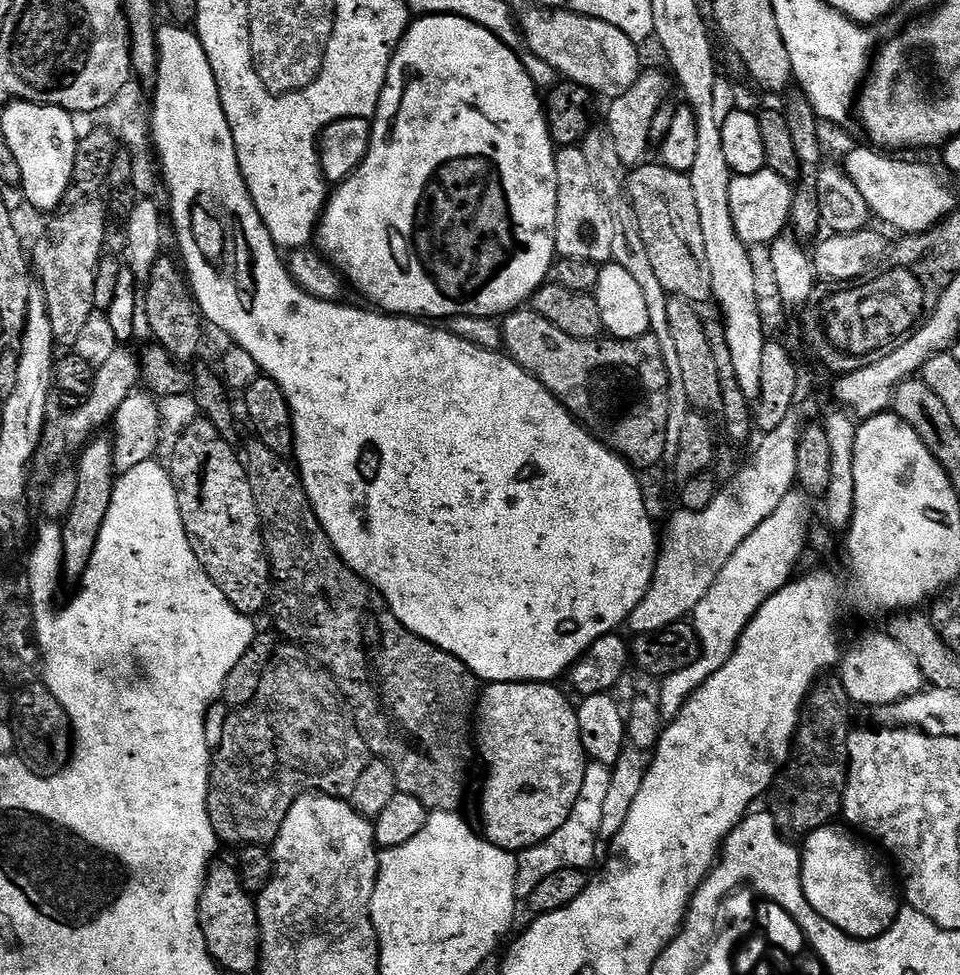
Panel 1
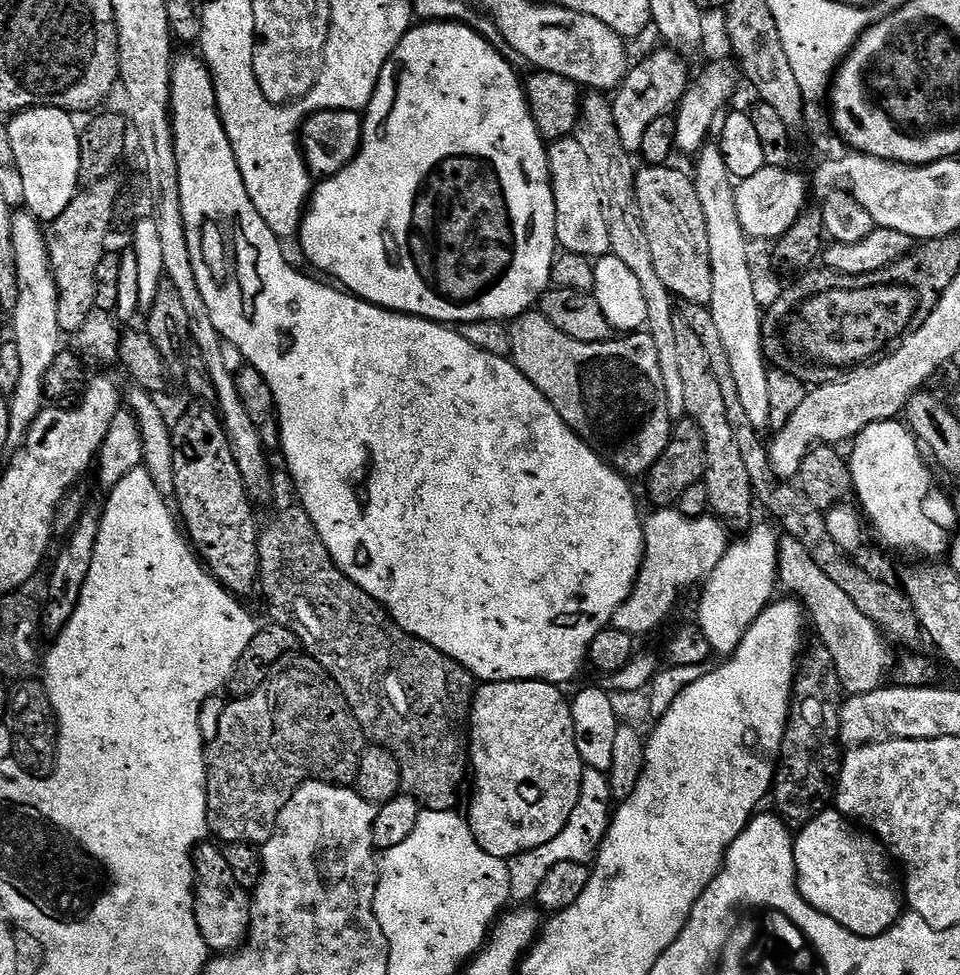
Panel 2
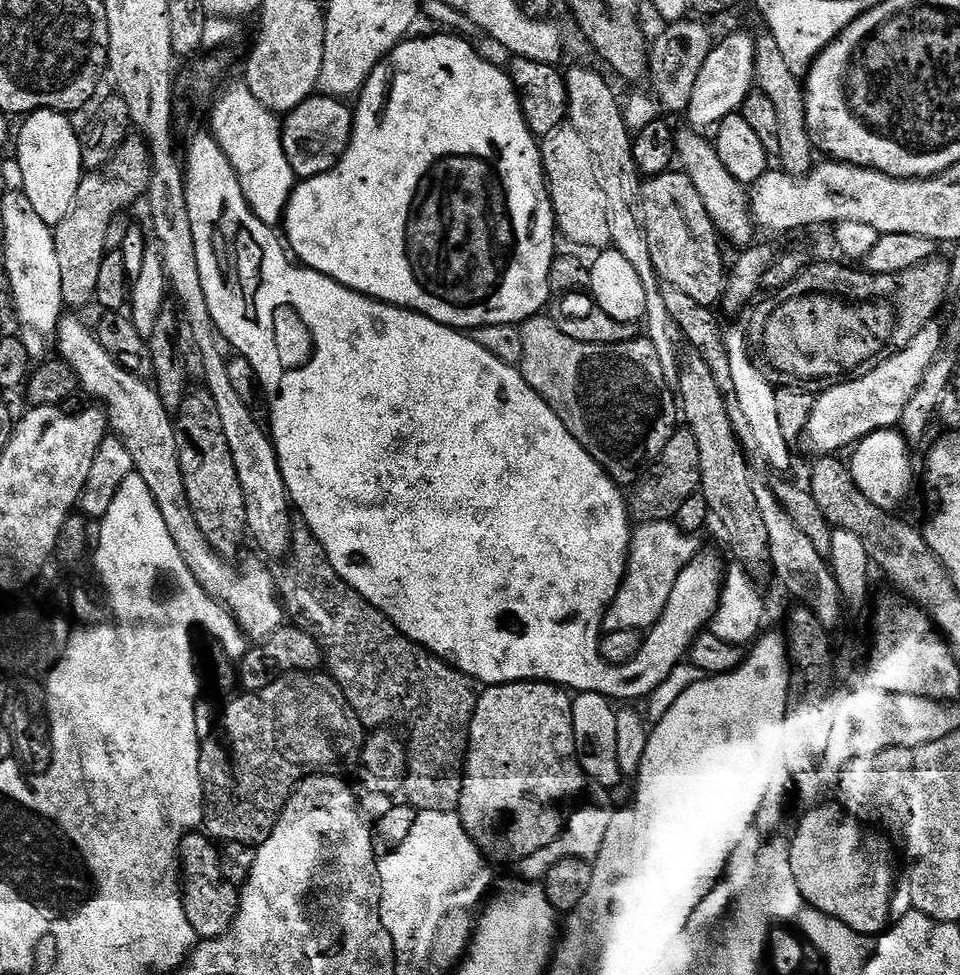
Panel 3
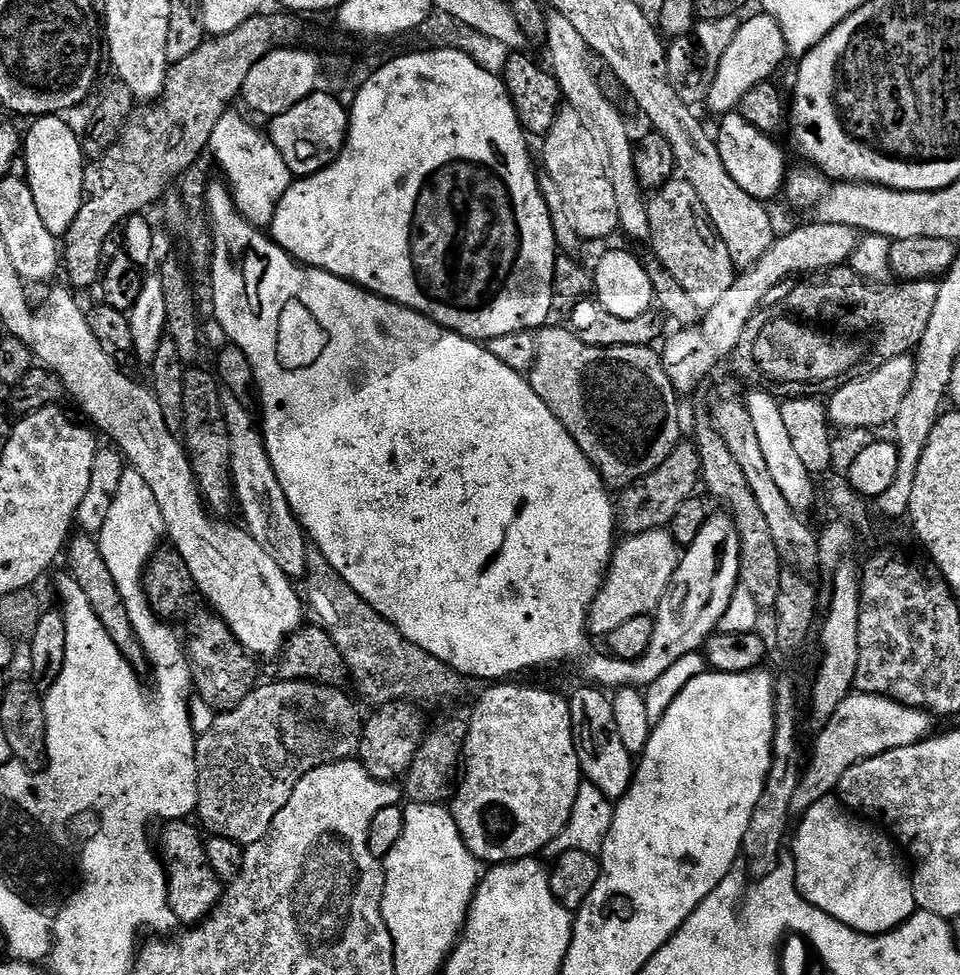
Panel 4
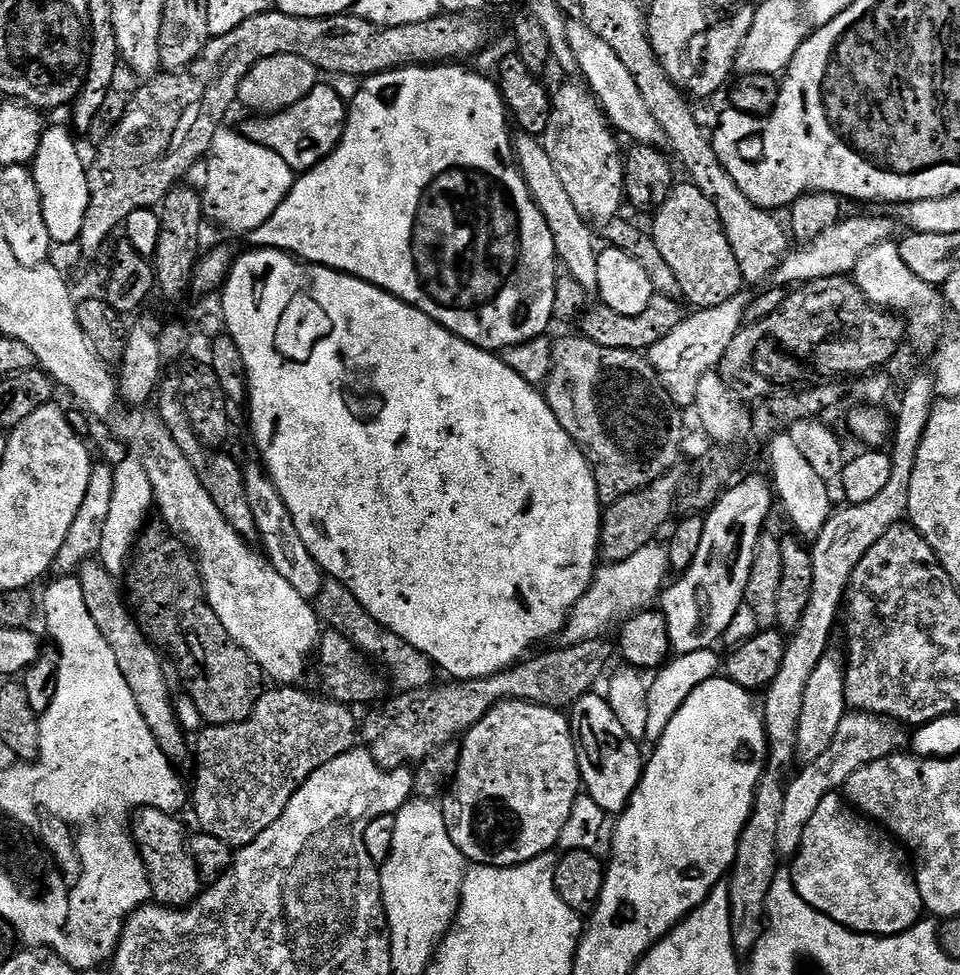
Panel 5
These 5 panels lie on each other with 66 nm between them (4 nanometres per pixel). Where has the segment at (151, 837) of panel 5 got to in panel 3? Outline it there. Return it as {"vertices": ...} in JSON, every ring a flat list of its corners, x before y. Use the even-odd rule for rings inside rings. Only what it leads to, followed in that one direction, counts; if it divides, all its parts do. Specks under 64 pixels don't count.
{"vertices":[[203,831,187,832,180,843,178,863,182,877,182,901,190,926,194,926,200,940,218,938,228,931,238,903,237,885,226,882,222,874,220,848]]}

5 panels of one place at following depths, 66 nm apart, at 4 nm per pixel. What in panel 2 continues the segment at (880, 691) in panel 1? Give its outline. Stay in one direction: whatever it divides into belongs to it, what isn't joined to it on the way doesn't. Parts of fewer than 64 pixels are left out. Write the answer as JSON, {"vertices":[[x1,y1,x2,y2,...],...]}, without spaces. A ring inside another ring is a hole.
{"vertices":[[785,535,780,542,780,553,776,559,778,584,784,588,789,597,795,598,804,605,807,617,816,626,820,635,819,643,830,650,832,666,842,682,848,696,870,694,885,687,888,671,893,671,892,652,888,649,889,641,881,628,866,618,854,606,854,601,832,579,822,574,817,563,810,558,809,551,795,538]]}

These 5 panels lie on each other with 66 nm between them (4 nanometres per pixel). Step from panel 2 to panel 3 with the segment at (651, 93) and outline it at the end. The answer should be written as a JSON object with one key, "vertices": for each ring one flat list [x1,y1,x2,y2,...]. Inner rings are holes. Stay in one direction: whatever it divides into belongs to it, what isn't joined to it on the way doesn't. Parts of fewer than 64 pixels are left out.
{"vertices":[[685,18,679,22,672,22,668,28,655,41,650,44,648,54,647,75,652,76,652,88,656,91,656,96,651,96,648,92,632,92,628,96,628,101,622,104,625,126,629,130,639,130,645,128,654,118,652,108,661,104,664,108,676,108,687,105,688,96,692,92,692,87,696,85,697,70,704,64,704,59,714,47,714,39,700,24,691,24,691,19]]}

